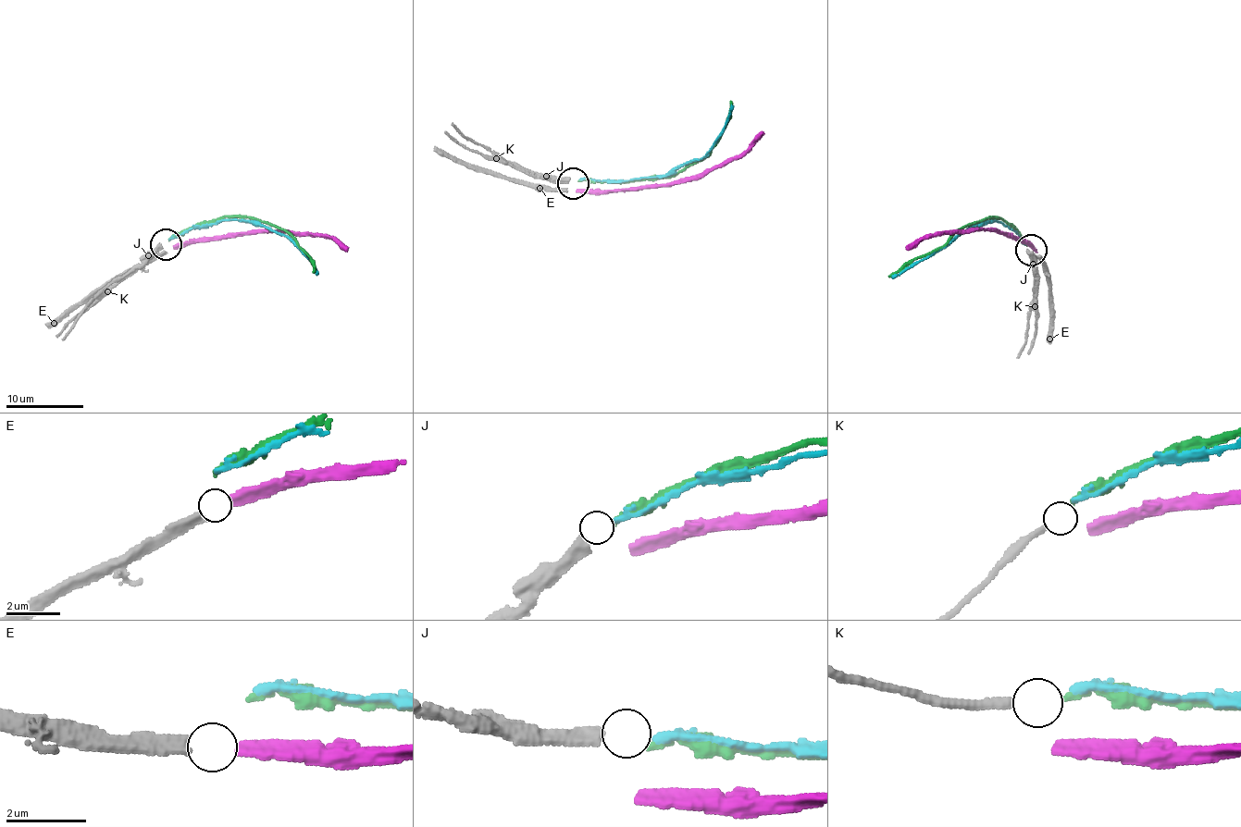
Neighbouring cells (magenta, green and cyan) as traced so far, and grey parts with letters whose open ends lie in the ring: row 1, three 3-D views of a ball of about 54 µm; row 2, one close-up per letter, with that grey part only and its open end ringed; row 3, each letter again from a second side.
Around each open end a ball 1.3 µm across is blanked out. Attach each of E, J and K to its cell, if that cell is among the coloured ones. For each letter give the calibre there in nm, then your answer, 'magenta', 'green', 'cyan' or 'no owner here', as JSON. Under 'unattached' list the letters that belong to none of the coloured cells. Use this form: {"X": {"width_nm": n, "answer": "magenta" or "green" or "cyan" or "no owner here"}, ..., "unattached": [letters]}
{"E": {"width_nm": 320, "answer": "magenta"}, "J": {"width_nm": 360, "answer": "cyan"}, "K": {"width_nm": 240, "answer": "no owner here"}, "unattached": ["K"]}

